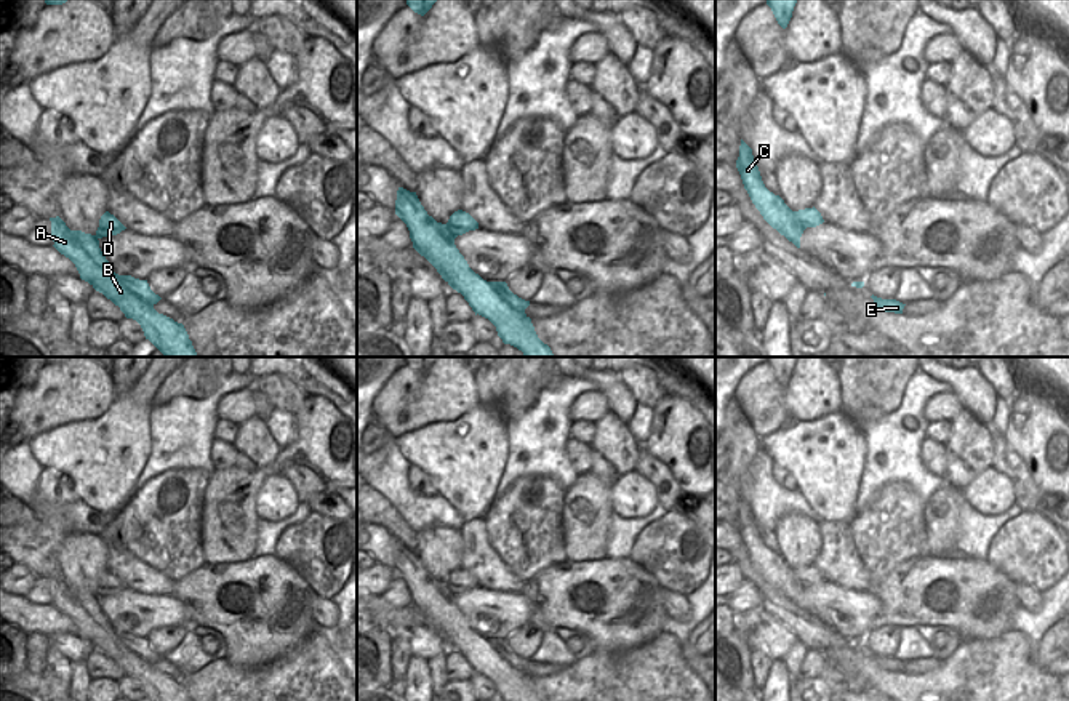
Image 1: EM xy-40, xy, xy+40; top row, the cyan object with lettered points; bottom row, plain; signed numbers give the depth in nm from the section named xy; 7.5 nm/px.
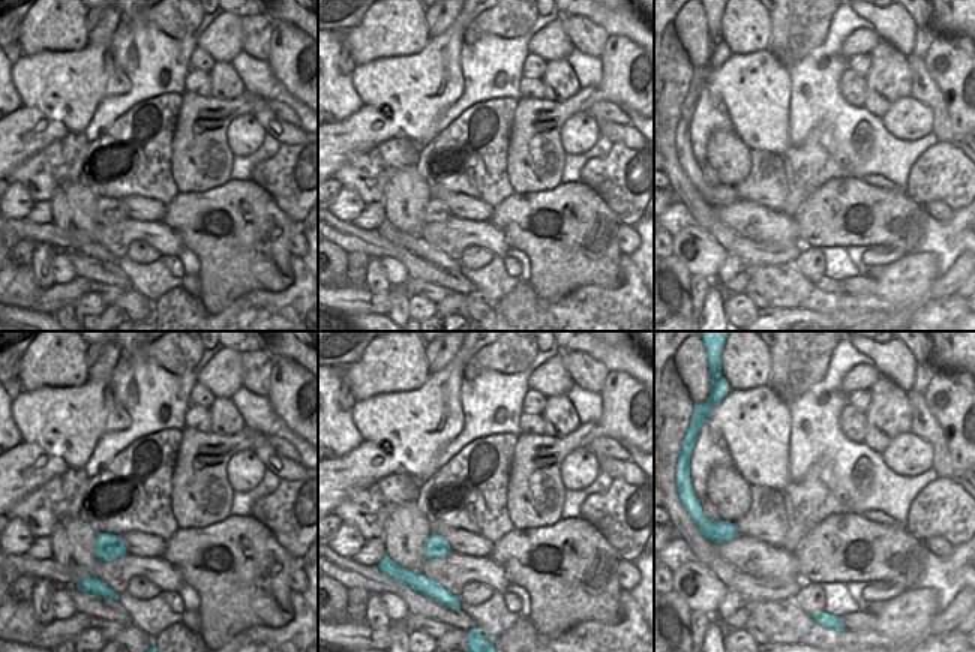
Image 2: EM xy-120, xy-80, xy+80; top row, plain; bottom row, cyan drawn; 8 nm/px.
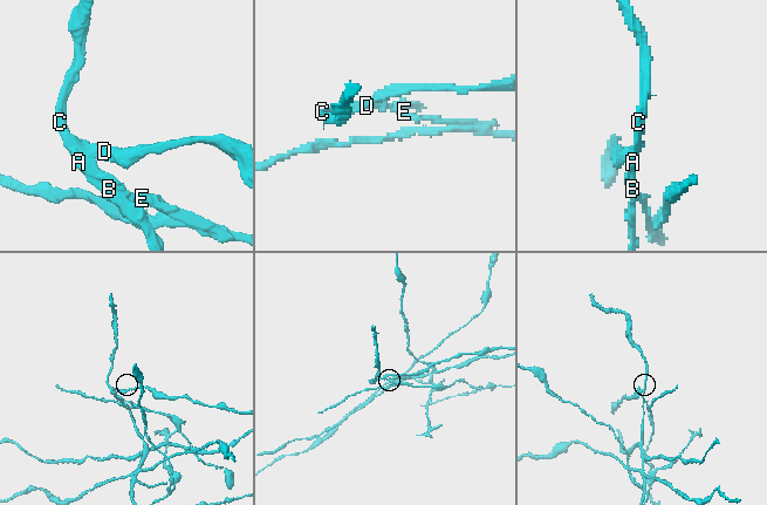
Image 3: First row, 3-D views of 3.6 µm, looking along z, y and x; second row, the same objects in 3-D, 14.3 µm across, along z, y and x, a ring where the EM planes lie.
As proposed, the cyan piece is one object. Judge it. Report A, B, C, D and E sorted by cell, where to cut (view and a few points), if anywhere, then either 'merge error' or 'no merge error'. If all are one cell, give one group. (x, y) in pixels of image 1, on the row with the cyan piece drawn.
groups A B C E / D; cut xy+40 (800, 210), (799, 220), (807, 226); merge error

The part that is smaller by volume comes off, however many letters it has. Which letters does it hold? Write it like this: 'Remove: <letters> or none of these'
Remove: D

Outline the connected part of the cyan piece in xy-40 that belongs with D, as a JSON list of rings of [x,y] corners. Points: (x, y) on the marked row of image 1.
[[[106,211],[99,219],[99,227],[96,230],[96,237],[112,237],[125,230],[126,227],[109,211]]]

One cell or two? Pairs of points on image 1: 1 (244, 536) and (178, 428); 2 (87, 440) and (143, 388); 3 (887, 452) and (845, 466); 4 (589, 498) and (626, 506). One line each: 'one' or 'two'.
1: two
2: one
3: two
4: two

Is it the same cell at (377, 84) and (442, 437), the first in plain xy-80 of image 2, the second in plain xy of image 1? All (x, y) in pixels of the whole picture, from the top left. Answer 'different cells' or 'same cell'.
same cell

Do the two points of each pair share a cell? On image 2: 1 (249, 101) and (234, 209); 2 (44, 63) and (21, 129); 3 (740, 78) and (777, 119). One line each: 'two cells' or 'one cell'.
1: two cells
2: two cells
3: one cell

